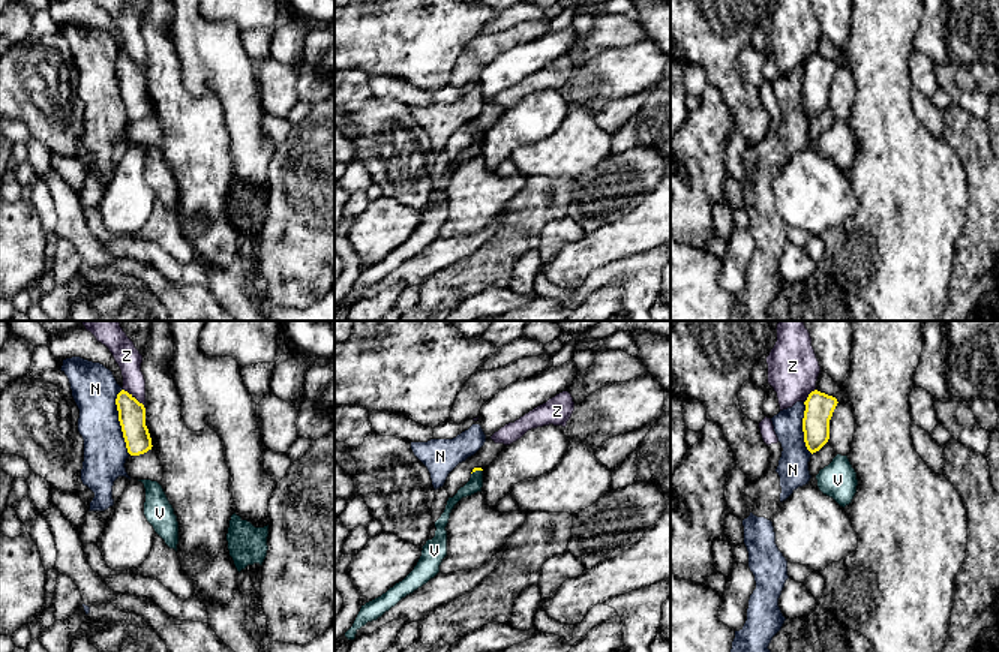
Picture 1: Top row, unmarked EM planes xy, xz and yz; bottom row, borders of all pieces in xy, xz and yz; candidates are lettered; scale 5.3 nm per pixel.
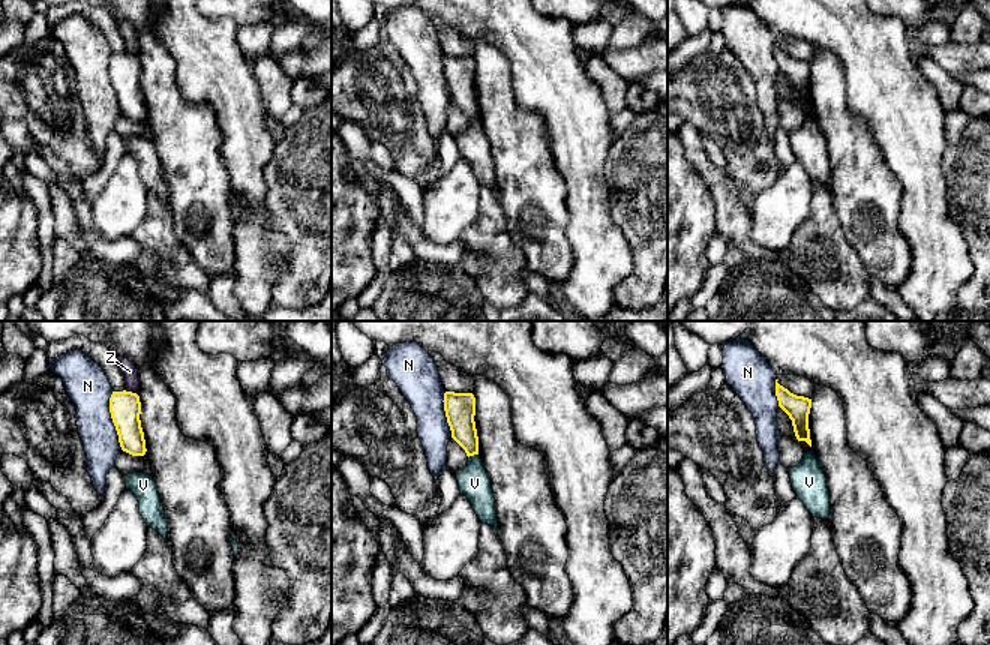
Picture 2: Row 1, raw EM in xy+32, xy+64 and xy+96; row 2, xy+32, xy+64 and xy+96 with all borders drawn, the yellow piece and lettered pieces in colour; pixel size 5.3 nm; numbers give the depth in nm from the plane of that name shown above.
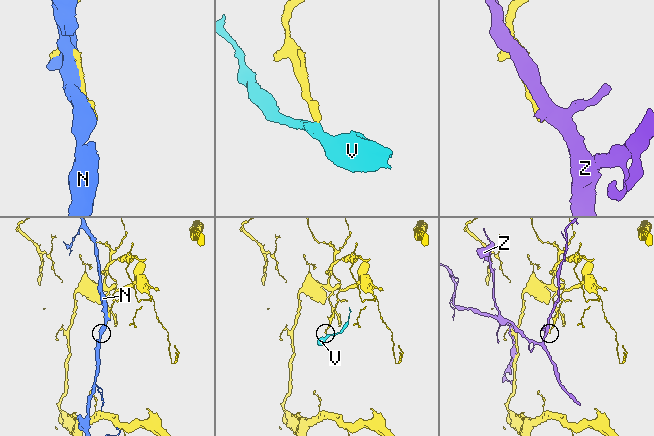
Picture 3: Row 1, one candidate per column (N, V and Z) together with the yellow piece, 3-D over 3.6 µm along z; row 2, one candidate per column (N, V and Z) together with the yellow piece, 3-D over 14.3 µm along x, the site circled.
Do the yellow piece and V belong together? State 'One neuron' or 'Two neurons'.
Two neurons

